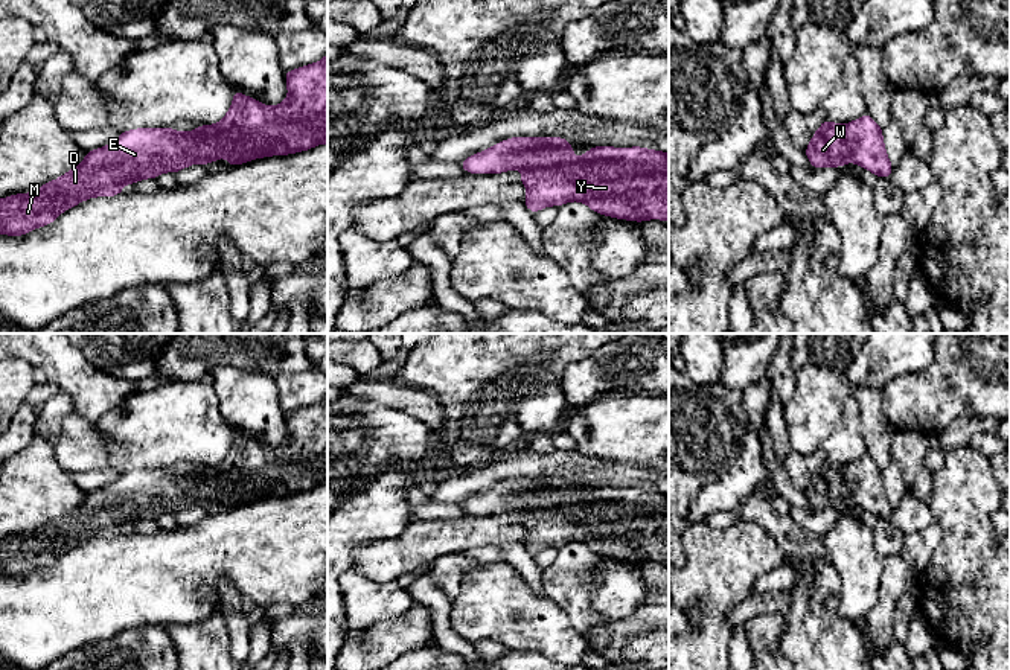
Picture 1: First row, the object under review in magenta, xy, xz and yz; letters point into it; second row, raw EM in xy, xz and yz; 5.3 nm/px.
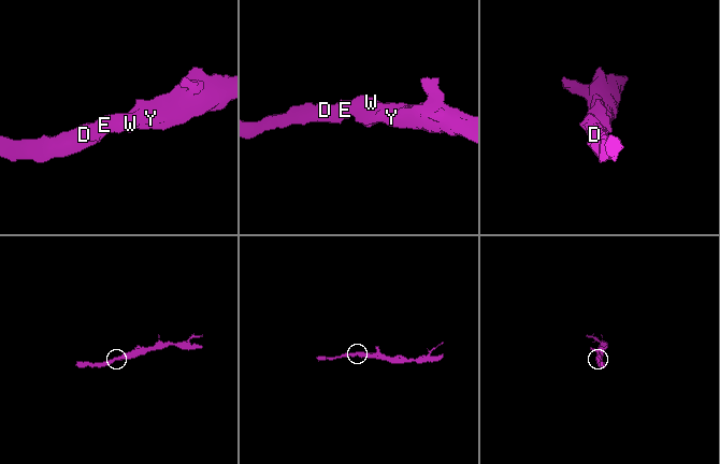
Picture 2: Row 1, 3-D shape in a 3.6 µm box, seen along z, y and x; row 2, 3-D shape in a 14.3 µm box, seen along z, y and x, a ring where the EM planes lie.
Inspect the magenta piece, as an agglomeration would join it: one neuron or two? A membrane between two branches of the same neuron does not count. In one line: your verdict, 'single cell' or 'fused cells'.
single cell

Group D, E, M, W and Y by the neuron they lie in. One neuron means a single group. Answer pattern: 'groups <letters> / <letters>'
groups D E M W Y

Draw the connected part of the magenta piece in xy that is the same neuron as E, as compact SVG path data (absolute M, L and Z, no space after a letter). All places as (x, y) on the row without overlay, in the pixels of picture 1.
M328 394L318 404L285 413L288 440L277 448L265 448L262 443L233 431L233 445L224 460L216 466L201 466L190 474L172 469L137 469L120 474L117 481L94 492L88 492L84 502L66 513L58 521L49 522L30 534L9 536L0 541L0 576L24 577L34 570L52 565L56 557L73 547L94 538L116 538L125 525L145 519L157 519L163 513L178 513L190 506L209 506L213 501L229 498L229 507L242 506L254 499L286 496L308 492L328 484Z

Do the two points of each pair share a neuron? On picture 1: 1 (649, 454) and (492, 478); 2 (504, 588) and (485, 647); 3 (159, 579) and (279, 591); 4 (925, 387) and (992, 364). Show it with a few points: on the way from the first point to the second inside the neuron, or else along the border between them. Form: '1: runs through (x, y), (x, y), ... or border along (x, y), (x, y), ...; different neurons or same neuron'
1: border along (576, 449), (585, 456), (642, 468); different neurons
2: border along (474, 643), (497, 640), (511, 649); different neurons
3: runs through (189, 568), (249, 568); same neuron
4: runs through (942, 387), (969, 387), (975, 381); same neuron

